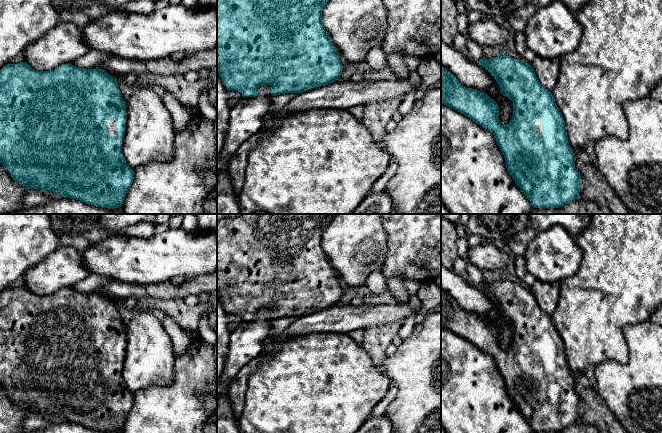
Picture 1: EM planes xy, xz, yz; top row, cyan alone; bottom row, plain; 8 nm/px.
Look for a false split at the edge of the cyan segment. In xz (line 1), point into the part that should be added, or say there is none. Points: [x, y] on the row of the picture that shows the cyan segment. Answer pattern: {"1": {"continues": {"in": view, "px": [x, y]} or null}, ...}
{"1": {"continues": null}}

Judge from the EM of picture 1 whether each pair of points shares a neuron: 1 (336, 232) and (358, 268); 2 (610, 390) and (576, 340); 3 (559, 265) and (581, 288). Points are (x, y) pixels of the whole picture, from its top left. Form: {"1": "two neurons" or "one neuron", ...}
{"1": "one neuron", "2": "two neurons", "3": "two neurons"}

